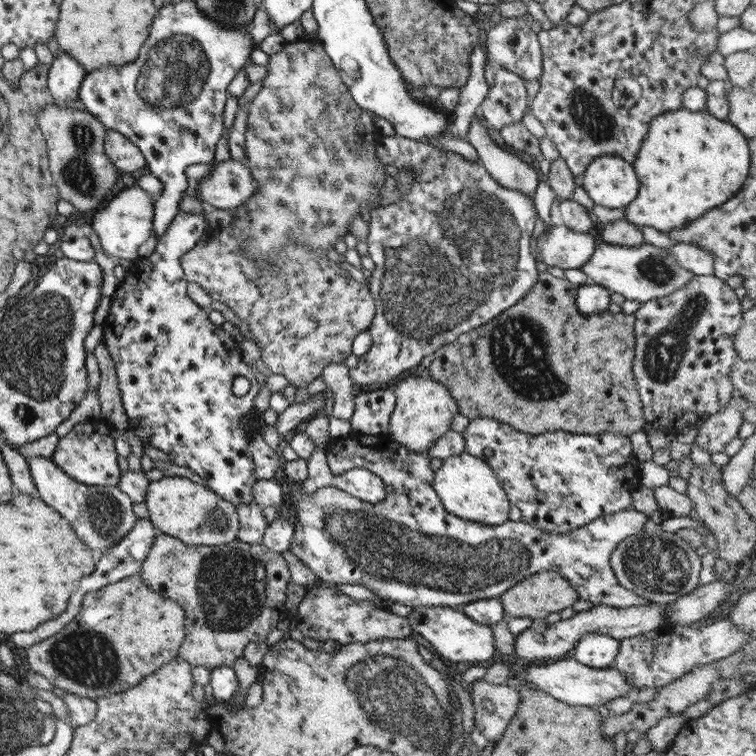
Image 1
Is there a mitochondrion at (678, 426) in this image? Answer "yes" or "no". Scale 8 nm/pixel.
no

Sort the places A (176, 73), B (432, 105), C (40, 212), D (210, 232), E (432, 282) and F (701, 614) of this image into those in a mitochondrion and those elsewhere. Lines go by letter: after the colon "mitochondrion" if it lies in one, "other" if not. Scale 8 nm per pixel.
A: mitochondrion
B: other
C: other
D: other
E: mitochondrion
F: other

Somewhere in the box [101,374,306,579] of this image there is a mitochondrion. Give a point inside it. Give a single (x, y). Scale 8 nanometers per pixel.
(214, 520)

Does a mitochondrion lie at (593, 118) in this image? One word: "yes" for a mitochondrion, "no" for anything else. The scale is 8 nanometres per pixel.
yes

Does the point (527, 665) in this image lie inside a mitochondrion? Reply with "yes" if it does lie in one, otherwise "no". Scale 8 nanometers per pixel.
no

